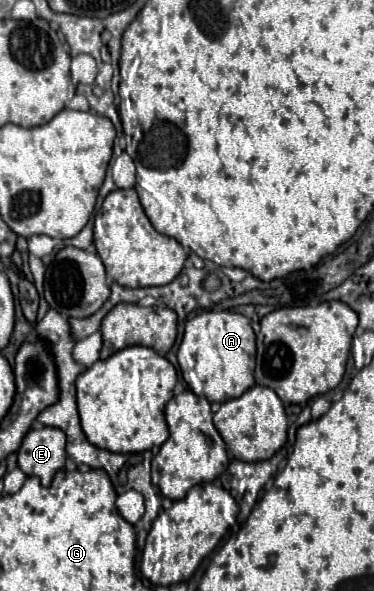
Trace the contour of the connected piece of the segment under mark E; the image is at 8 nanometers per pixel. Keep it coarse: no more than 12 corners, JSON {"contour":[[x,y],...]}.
{"contour":[[57,427],[29,431],[17,451],[25,475],[51,485],[65,465]]}

